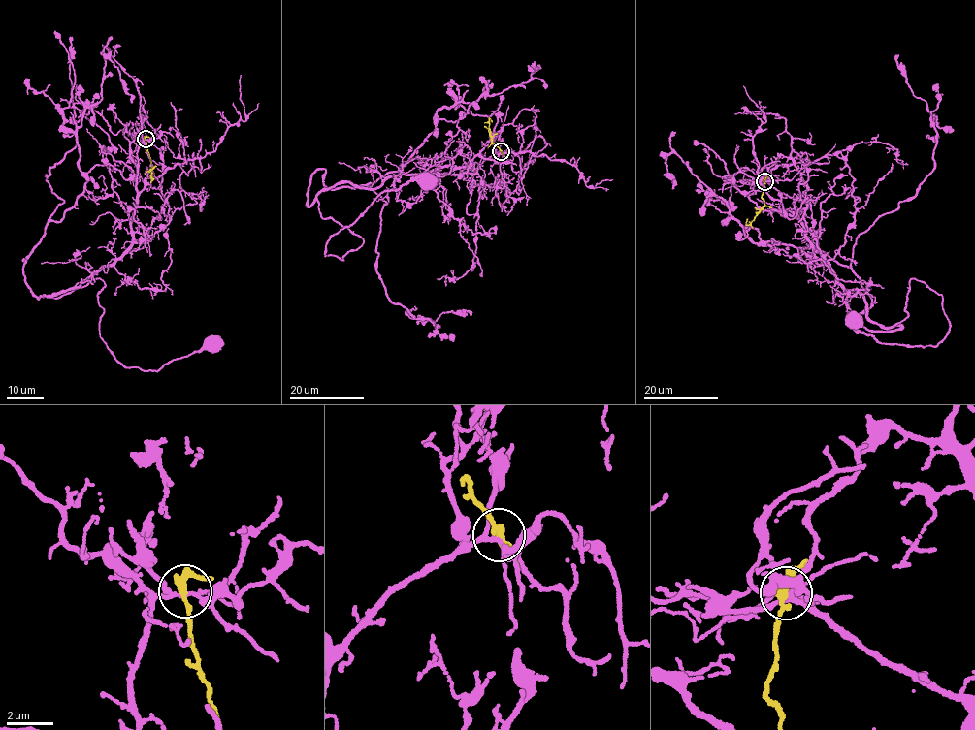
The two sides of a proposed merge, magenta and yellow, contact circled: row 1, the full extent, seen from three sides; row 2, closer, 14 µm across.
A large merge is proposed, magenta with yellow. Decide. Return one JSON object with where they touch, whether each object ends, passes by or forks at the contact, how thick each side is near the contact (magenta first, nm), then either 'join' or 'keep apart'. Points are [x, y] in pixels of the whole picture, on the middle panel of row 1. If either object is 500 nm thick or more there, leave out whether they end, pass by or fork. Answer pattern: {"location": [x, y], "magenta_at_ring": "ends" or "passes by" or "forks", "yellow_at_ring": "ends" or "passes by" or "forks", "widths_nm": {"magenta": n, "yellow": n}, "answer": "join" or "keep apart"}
{"location": [501, 151], "magenta_at_ring": "forks", "yellow_at_ring": "passes by", "widths_nm": {"magenta": 170, "yellow": 320}, "answer": "keep apart"}

